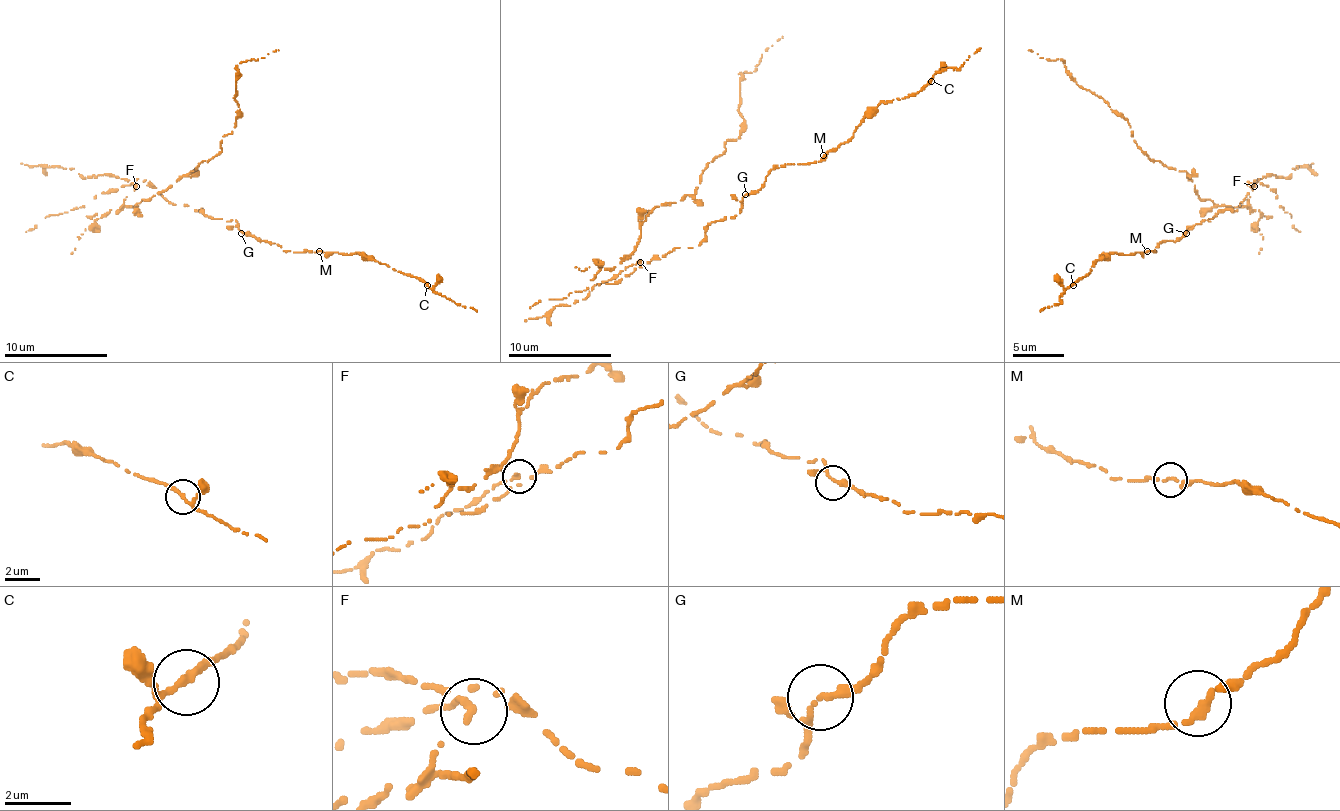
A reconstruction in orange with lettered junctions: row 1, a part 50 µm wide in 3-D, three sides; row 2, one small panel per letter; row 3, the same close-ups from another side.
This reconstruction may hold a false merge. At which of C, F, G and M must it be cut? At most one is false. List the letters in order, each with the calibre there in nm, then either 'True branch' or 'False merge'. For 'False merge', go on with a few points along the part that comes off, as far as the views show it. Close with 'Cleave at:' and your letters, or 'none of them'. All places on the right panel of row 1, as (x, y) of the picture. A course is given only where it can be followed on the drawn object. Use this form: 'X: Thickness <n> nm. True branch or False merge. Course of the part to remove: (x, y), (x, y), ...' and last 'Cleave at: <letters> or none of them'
C: Thickness 160 nm. True branch
F: Thickness 150 nm. False merge. Course of the part to remove: (1253, 187), (1235, 208), (1201, 200), (1189, 177), (1142, 151), (1065, 61), (1029, 50)
G: Thickness 190 nm. True branch
M: Thickness 190 nm. True branch
Cleave at: F

